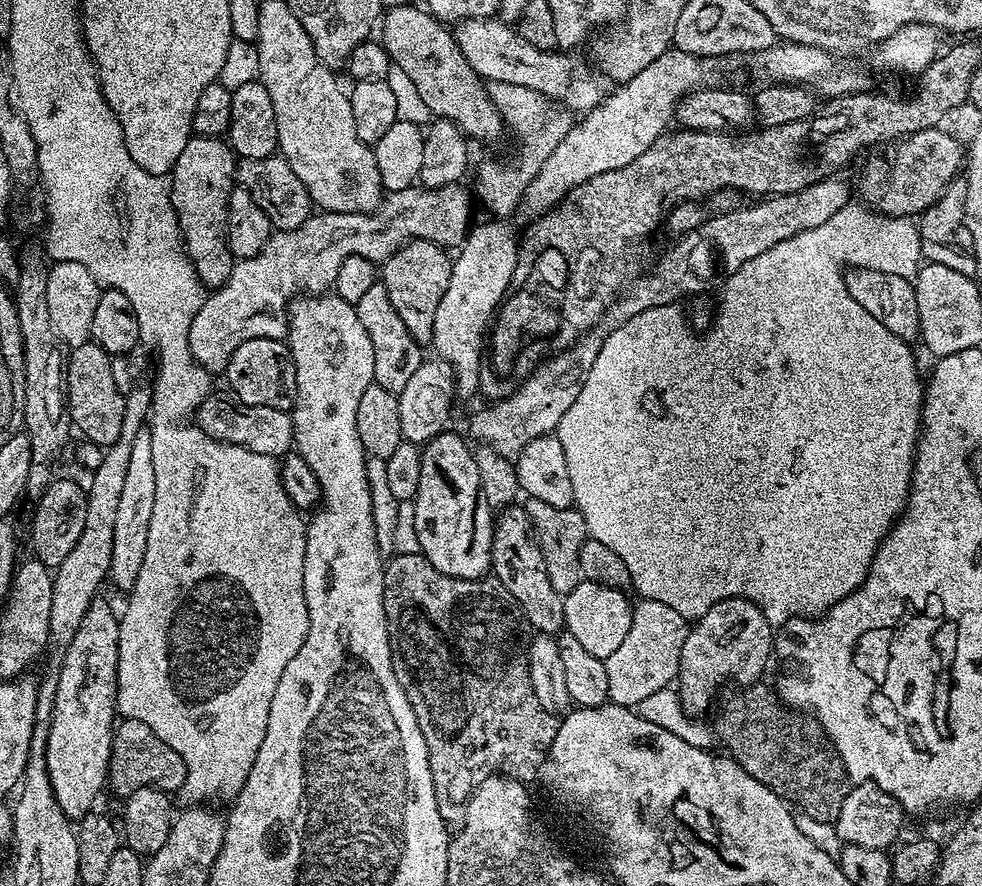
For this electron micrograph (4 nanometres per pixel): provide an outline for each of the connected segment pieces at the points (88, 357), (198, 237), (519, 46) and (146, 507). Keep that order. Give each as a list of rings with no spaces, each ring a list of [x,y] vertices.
[[[91,342],[71,349],[66,356],[64,382],[67,415],[75,431],[77,428],[87,443],[99,446],[114,443],[118,434],[122,434],[125,393],[120,392],[114,382],[112,362],[113,357],[106,350],[102,350],[102,346]]]
[[[193,135],[170,173],[170,195],[184,249],[201,284],[215,290],[230,278],[234,257],[228,245],[228,199],[236,180],[238,157],[223,139]]]
[[[472,17],[459,21],[452,33],[466,62],[469,62],[485,81],[502,81],[510,85],[527,86],[538,90],[550,100],[565,102],[562,104],[576,114],[591,111],[605,97],[603,79],[594,70],[593,73],[584,63],[572,57],[575,55],[560,50],[538,50],[536,46],[531,46],[530,42],[522,38],[519,31],[507,21],[497,17]]]
[[[145,426],[138,430],[134,446],[130,446],[130,462],[114,517],[114,550],[110,558],[110,584],[121,588],[124,594],[131,592],[138,573],[142,570],[142,558],[146,558],[146,538],[150,530],[150,514],[154,514],[154,453],[150,447],[152,429]]]

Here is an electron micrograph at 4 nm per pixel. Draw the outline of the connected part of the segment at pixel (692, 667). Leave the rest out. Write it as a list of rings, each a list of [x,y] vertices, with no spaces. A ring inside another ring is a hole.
[[[730,598],[710,606],[706,614],[689,627],[688,637],[683,643],[678,693],[681,706],[688,717],[700,718],[712,704],[716,691],[727,680],[737,680],[737,685],[757,683],[764,667],[774,656],[774,626],[754,606],[754,602],[742,598]]]

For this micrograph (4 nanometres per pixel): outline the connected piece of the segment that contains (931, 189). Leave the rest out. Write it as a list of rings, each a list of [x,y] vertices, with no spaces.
[[[943,127],[918,130],[918,134],[883,145],[860,168],[860,181],[854,184],[855,191],[871,211],[882,216],[919,217],[953,180],[961,175],[966,164],[966,148],[959,144]]]

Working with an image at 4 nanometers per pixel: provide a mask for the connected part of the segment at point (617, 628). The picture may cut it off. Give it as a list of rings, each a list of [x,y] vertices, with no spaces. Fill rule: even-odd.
[[[581,579],[574,590],[564,597],[564,626],[567,632],[585,648],[586,654],[594,654],[594,658],[606,661],[610,654],[625,641],[630,631],[633,601],[624,597],[619,588],[611,588],[593,580]]]

